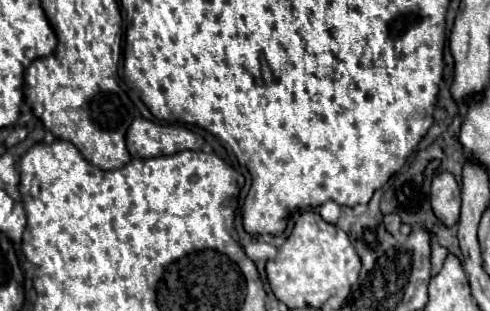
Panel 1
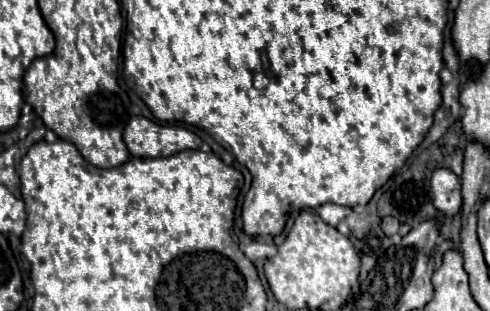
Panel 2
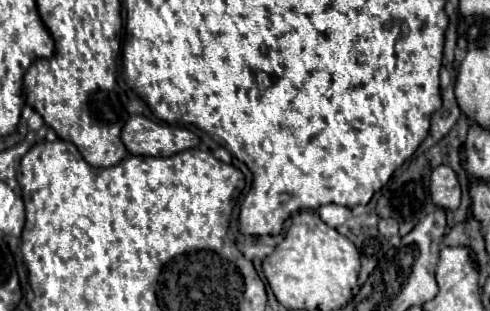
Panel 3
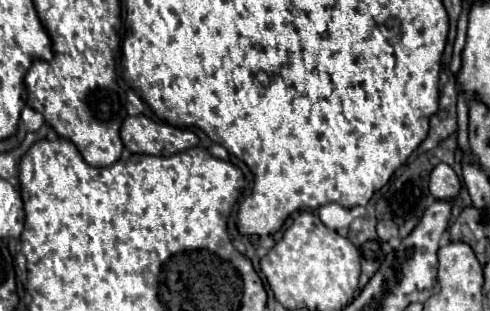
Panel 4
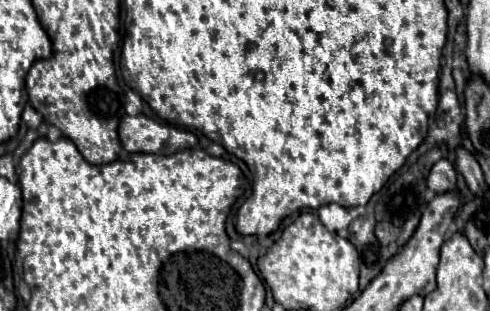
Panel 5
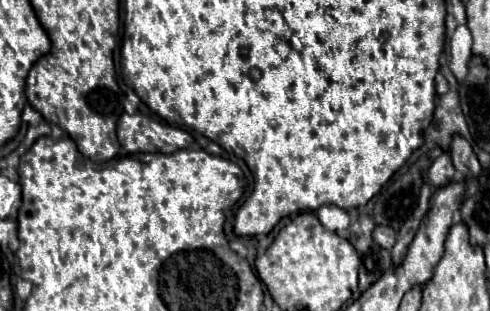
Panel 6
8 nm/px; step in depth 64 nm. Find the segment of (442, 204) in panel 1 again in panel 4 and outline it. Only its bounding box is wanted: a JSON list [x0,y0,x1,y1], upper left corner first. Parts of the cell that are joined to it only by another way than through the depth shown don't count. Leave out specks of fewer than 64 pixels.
[430,162,460,200]

